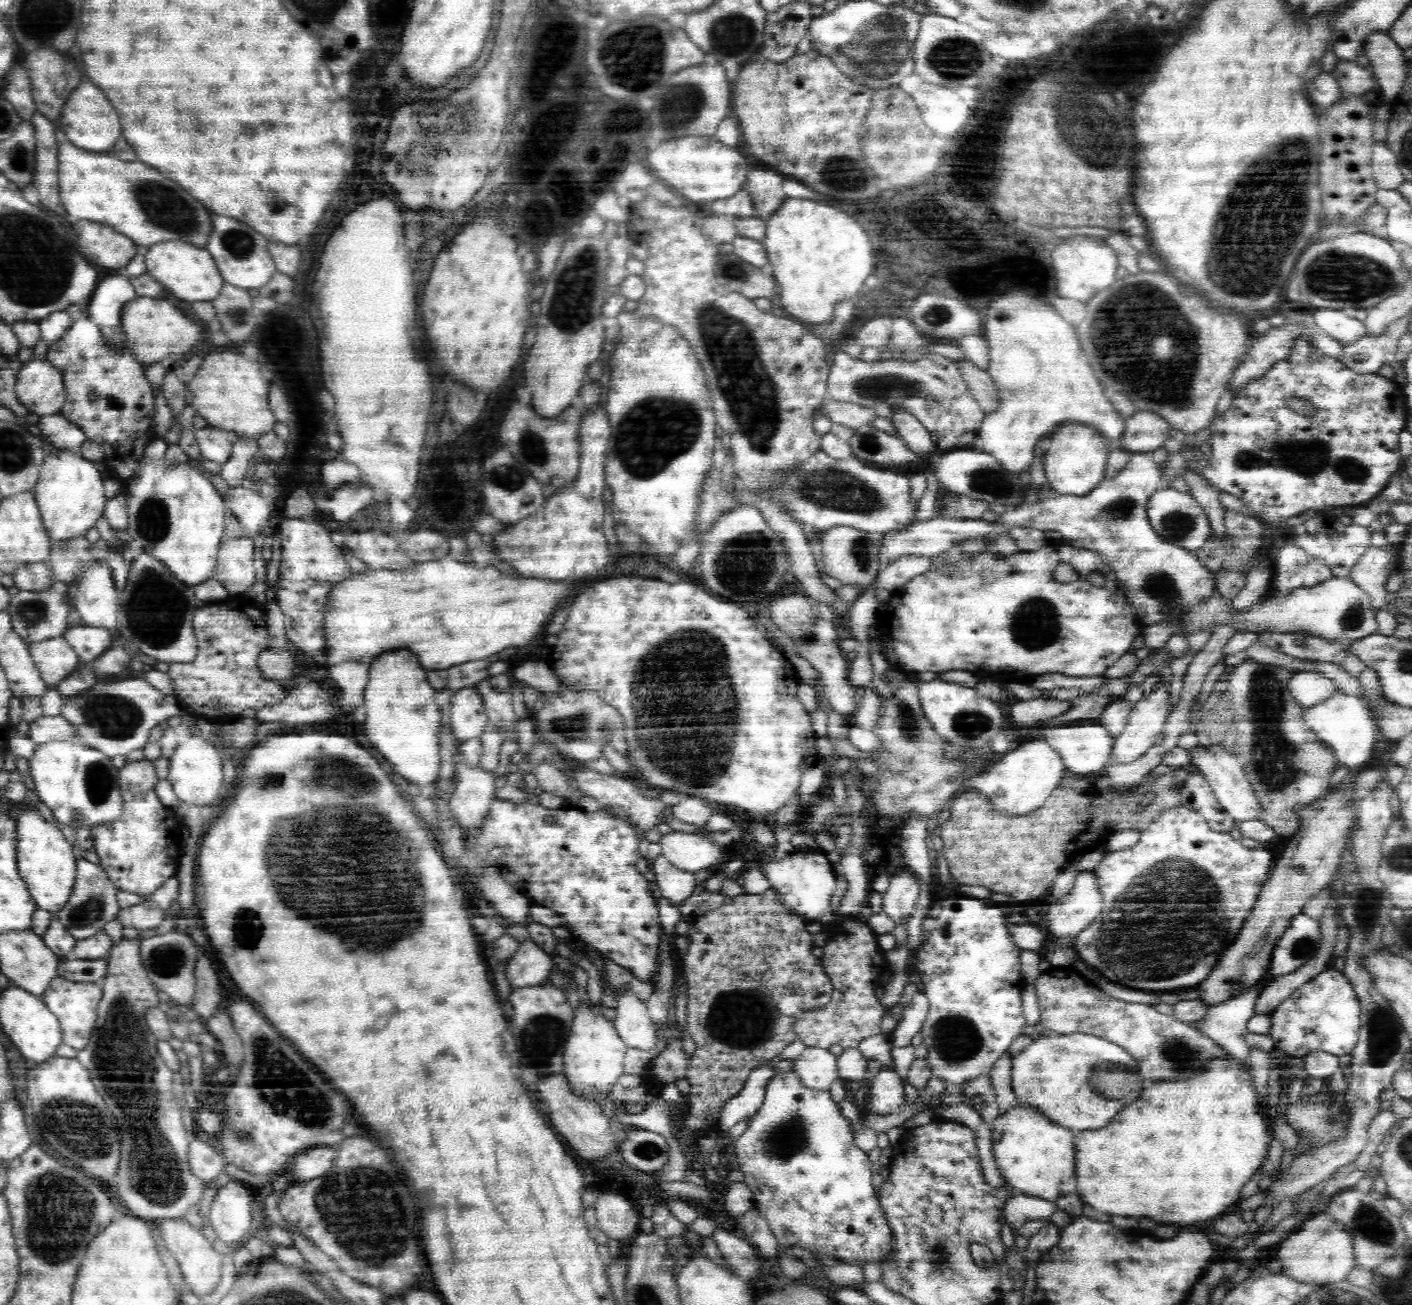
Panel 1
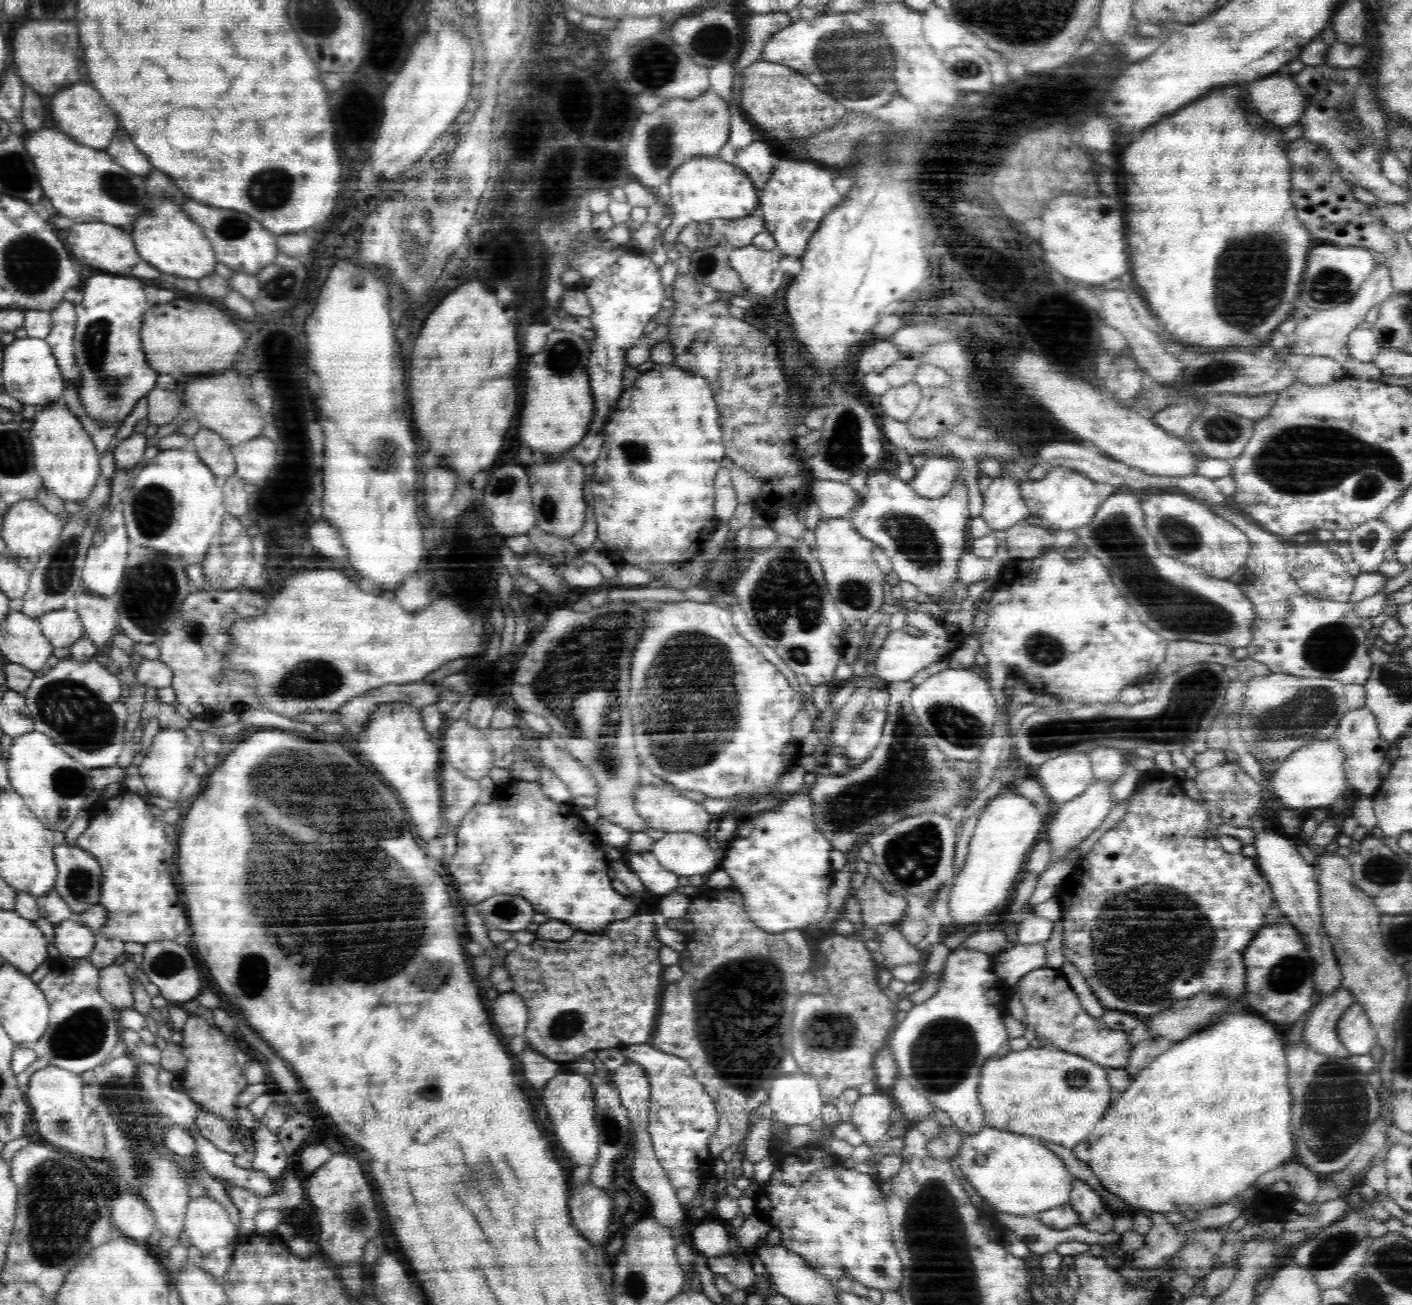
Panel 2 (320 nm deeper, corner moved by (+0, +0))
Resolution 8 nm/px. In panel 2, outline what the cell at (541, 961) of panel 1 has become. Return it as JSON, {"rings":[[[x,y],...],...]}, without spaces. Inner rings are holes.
{"rings":[[[516,993],[499,995],[492,1003],[494,1028],[506,1039],[524,1036],[528,1025],[528,1007]]]}

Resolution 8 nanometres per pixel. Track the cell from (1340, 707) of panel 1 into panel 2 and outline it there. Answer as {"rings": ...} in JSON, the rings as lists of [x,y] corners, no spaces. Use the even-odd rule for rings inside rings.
{"rings":[[[1333,737],[1324,740],[1312,740],[1310,744],[1294,750],[1283,760],[1280,768],[1269,776],[1273,796],[1280,800],[1280,805],[1290,810],[1297,810],[1303,815],[1312,808],[1321,808],[1334,804],[1336,798],[1346,790],[1347,780],[1343,769],[1345,754],[1335,743]]]}

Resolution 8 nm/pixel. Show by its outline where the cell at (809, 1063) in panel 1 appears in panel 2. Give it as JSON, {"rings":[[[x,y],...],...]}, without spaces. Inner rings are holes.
{"rings":[[[788,1072],[774,1080],[768,1091],[767,1115],[787,1126],[810,1125],[825,1103],[820,1085],[812,1075]]]}

